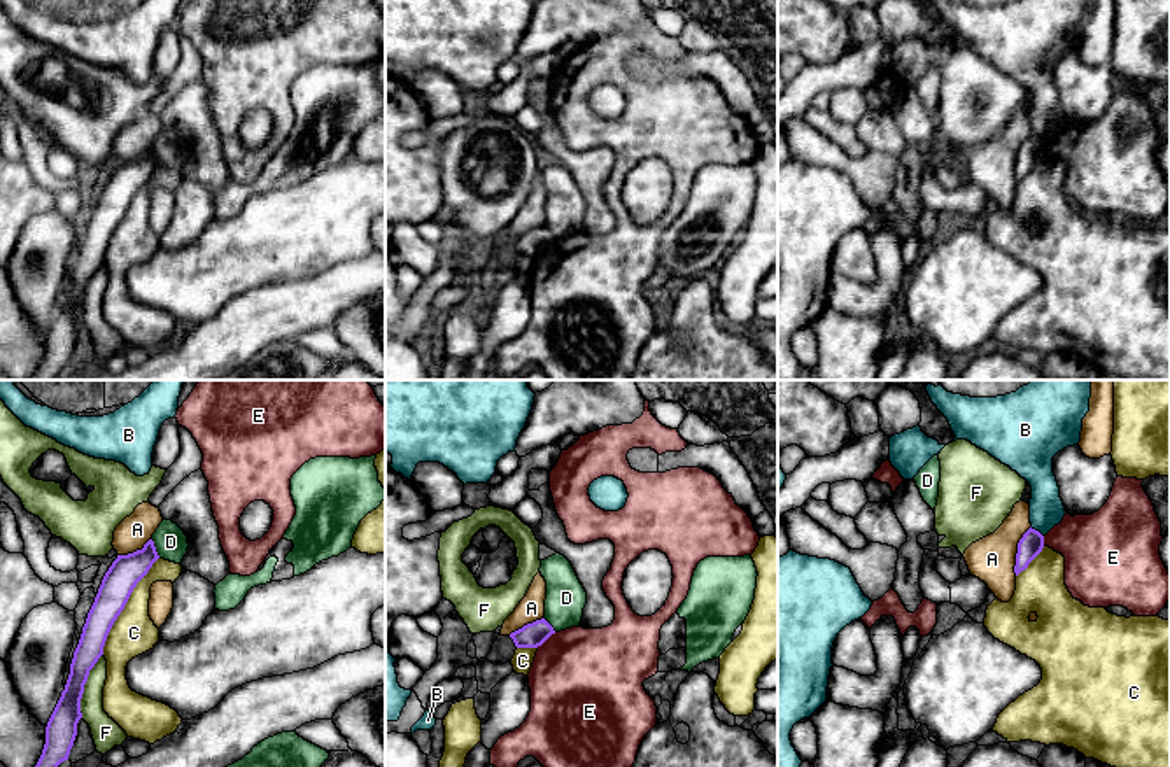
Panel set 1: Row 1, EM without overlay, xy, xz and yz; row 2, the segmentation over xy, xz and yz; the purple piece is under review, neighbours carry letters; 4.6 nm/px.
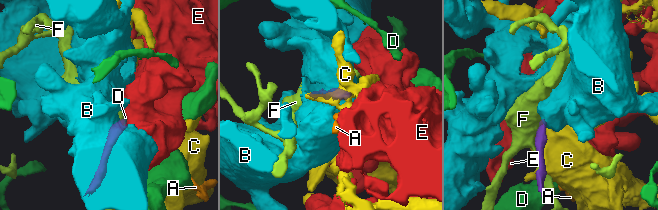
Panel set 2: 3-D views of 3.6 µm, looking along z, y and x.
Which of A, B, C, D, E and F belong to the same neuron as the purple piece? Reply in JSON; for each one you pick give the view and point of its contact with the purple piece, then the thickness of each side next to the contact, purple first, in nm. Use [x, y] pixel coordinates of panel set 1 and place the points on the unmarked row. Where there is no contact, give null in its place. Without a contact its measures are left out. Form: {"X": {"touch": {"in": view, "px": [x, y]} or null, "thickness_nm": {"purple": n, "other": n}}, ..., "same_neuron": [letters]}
{"E": {"touch": {"in": "xz", "px": [545, 247]}, "thickness_nm": {"purple": 110, "other": 480}}, "same_neuron": ["E"]}

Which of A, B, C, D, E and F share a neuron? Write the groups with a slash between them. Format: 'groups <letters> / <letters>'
groups A / B / C / D / E / F

